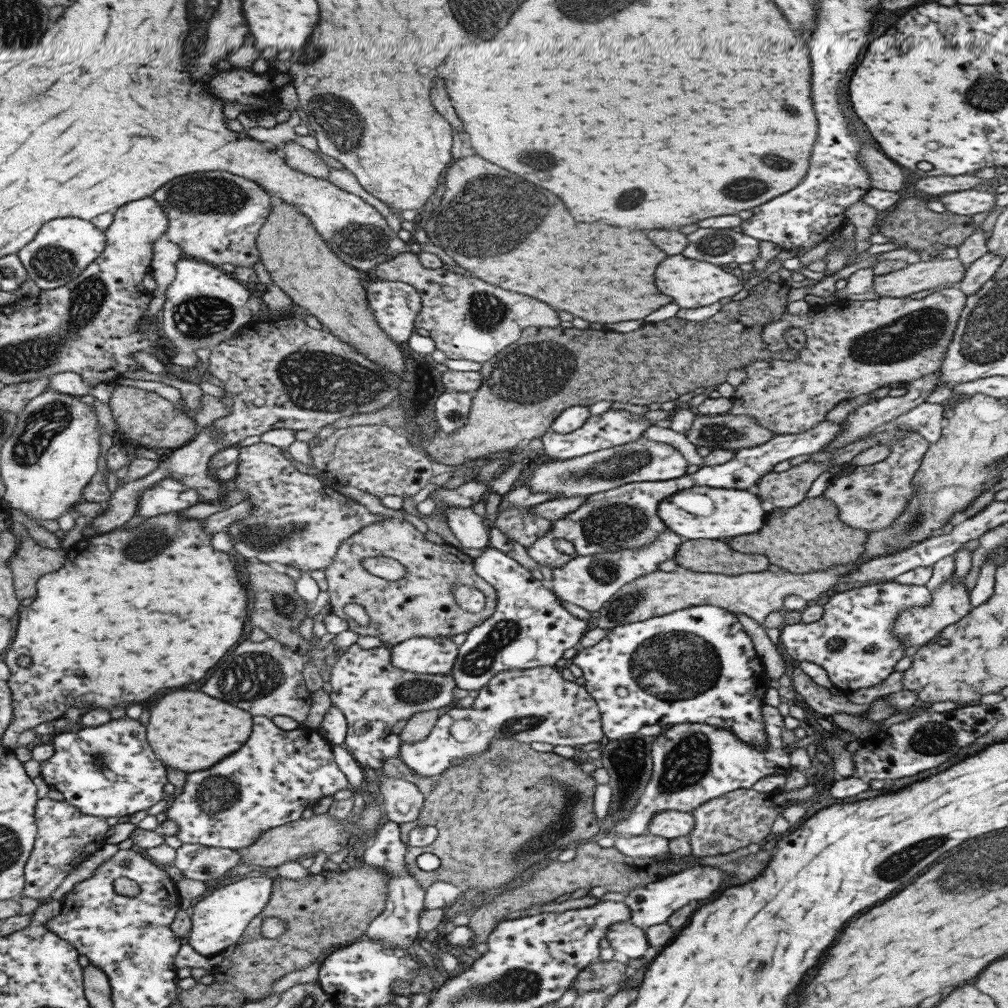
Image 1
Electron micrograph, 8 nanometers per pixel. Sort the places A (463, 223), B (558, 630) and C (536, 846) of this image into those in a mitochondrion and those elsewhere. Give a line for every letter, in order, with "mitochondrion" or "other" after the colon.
A: mitochondrion
B: other
C: mitochondrion

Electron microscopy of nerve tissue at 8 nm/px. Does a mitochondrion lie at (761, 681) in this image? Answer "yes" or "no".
no

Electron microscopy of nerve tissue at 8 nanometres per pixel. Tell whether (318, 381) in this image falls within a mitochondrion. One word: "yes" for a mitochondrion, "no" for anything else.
yes

